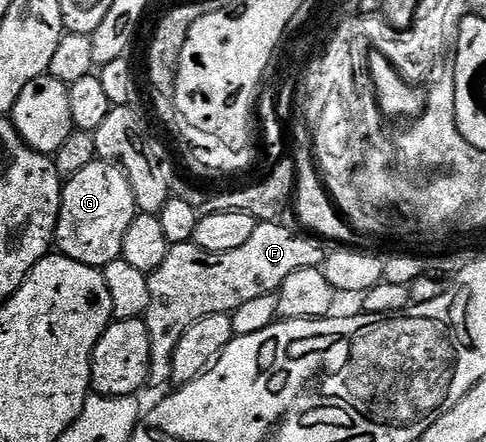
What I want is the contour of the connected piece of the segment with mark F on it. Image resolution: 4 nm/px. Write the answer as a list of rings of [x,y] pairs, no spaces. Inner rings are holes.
[[[279,221],[256,222],[249,241],[237,249],[229,249],[229,253],[206,251],[194,241],[176,243],[165,261],[161,261],[161,269],[148,275],[149,309],[145,322],[149,329],[149,383],[152,388],[171,383],[173,349],[177,349],[181,333],[185,333],[193,321],[201,321],[201,317],[209,317],[209,313],[230,315],[257,297],[276,294],[289,273],[322,264],[325,251],[314,243],[314,238],[306,234],[294,235],[281,224]]]

